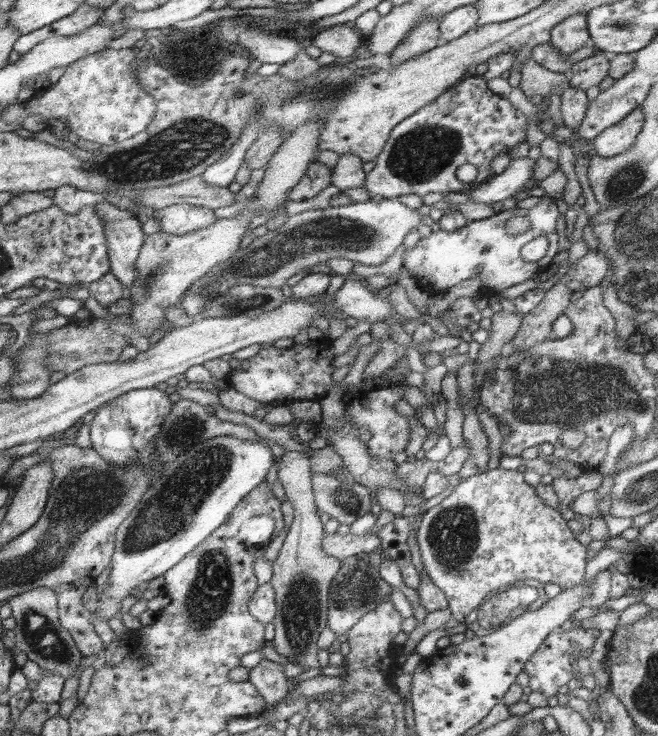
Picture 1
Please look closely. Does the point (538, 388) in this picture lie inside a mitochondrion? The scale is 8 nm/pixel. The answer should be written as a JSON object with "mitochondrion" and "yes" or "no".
{"mitochondrion":"yes"}

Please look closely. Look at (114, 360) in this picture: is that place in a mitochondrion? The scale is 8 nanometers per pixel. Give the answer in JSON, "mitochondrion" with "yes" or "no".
{"mitochondrion":"no"}

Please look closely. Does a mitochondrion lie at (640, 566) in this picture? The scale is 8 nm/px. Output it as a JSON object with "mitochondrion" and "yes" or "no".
{"mitochondrion":"no"}

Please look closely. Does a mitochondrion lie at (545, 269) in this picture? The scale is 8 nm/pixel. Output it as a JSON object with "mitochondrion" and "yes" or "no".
{"mitochondrion":"no"}

